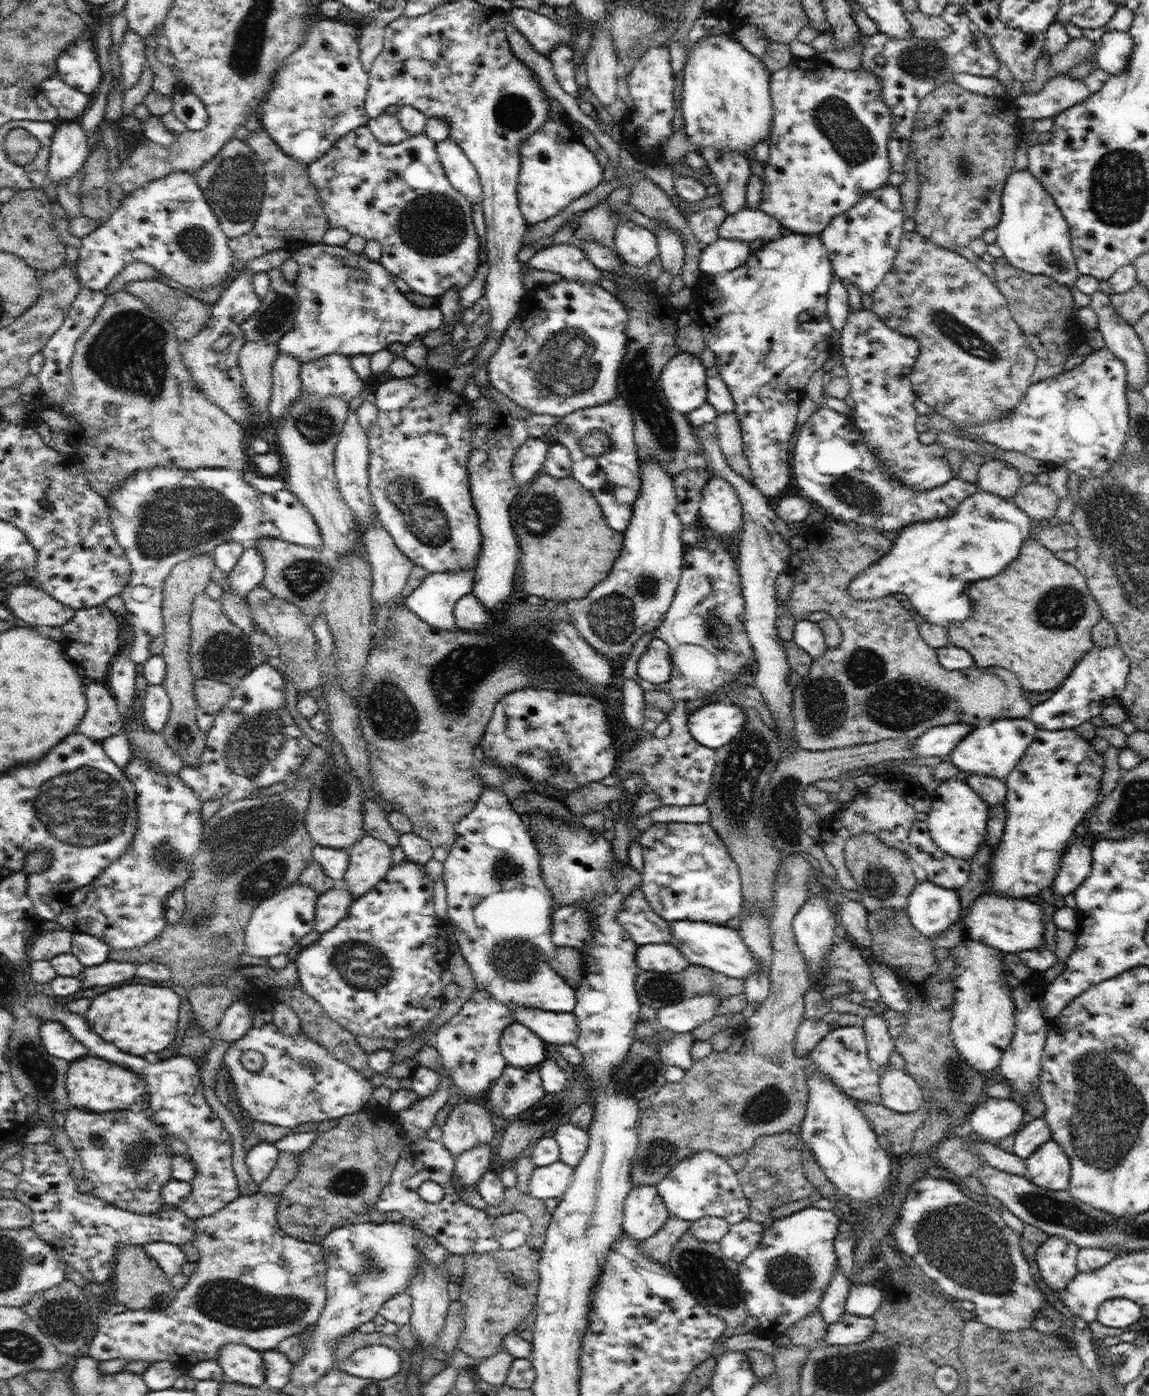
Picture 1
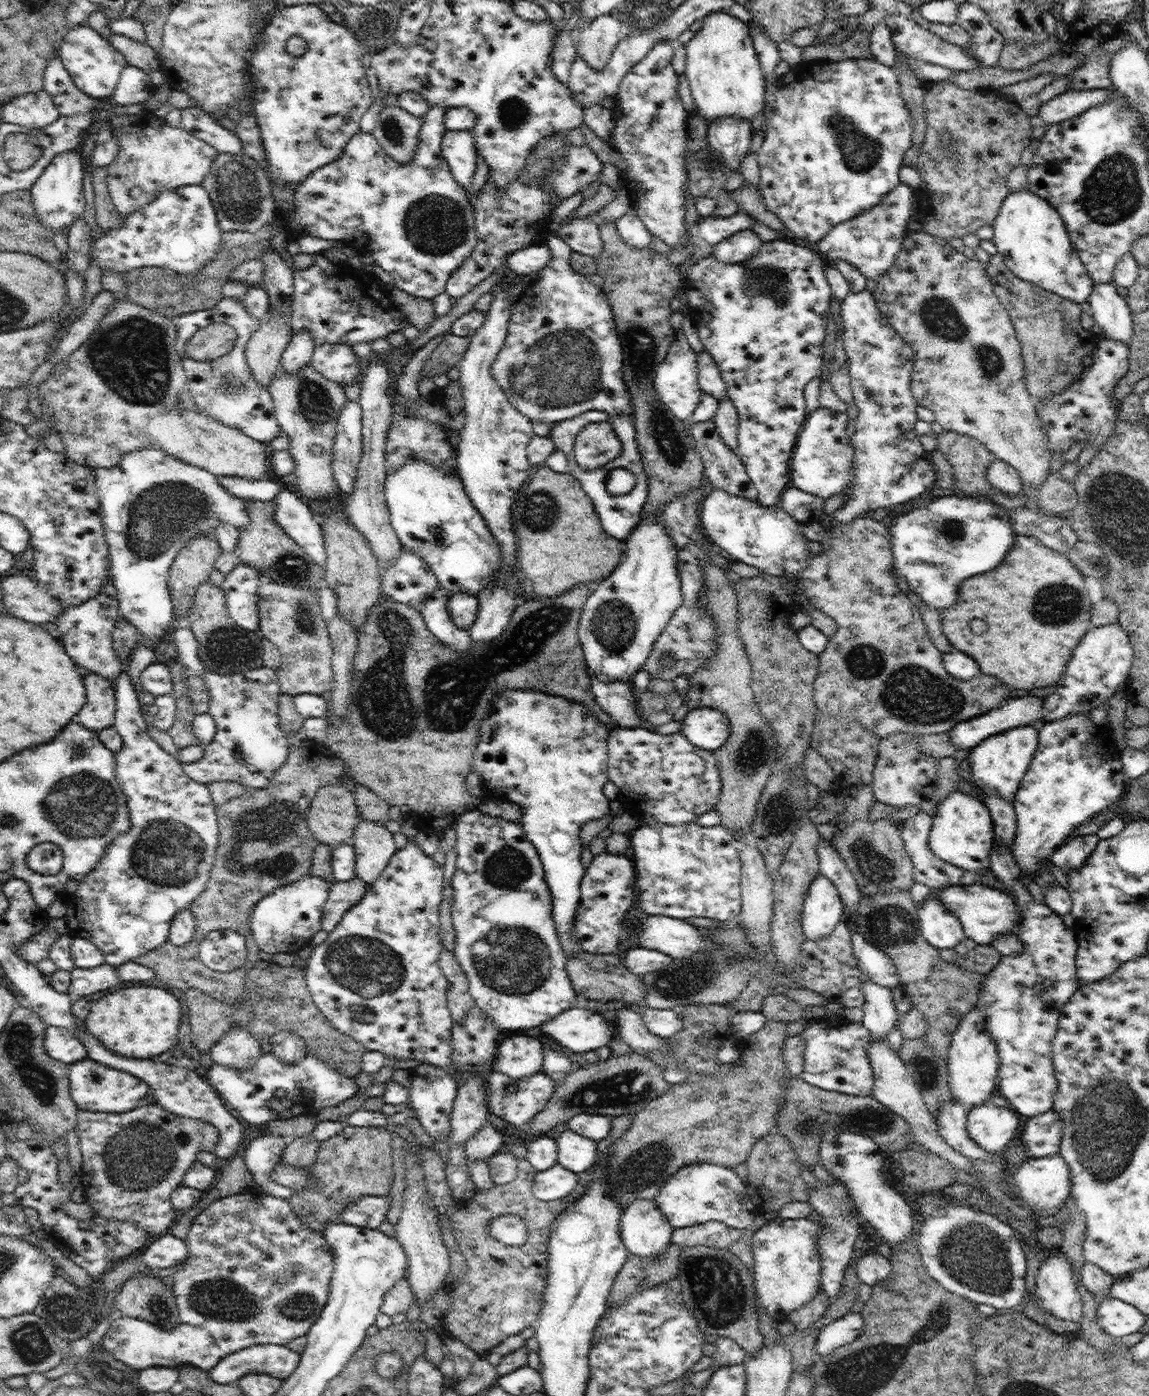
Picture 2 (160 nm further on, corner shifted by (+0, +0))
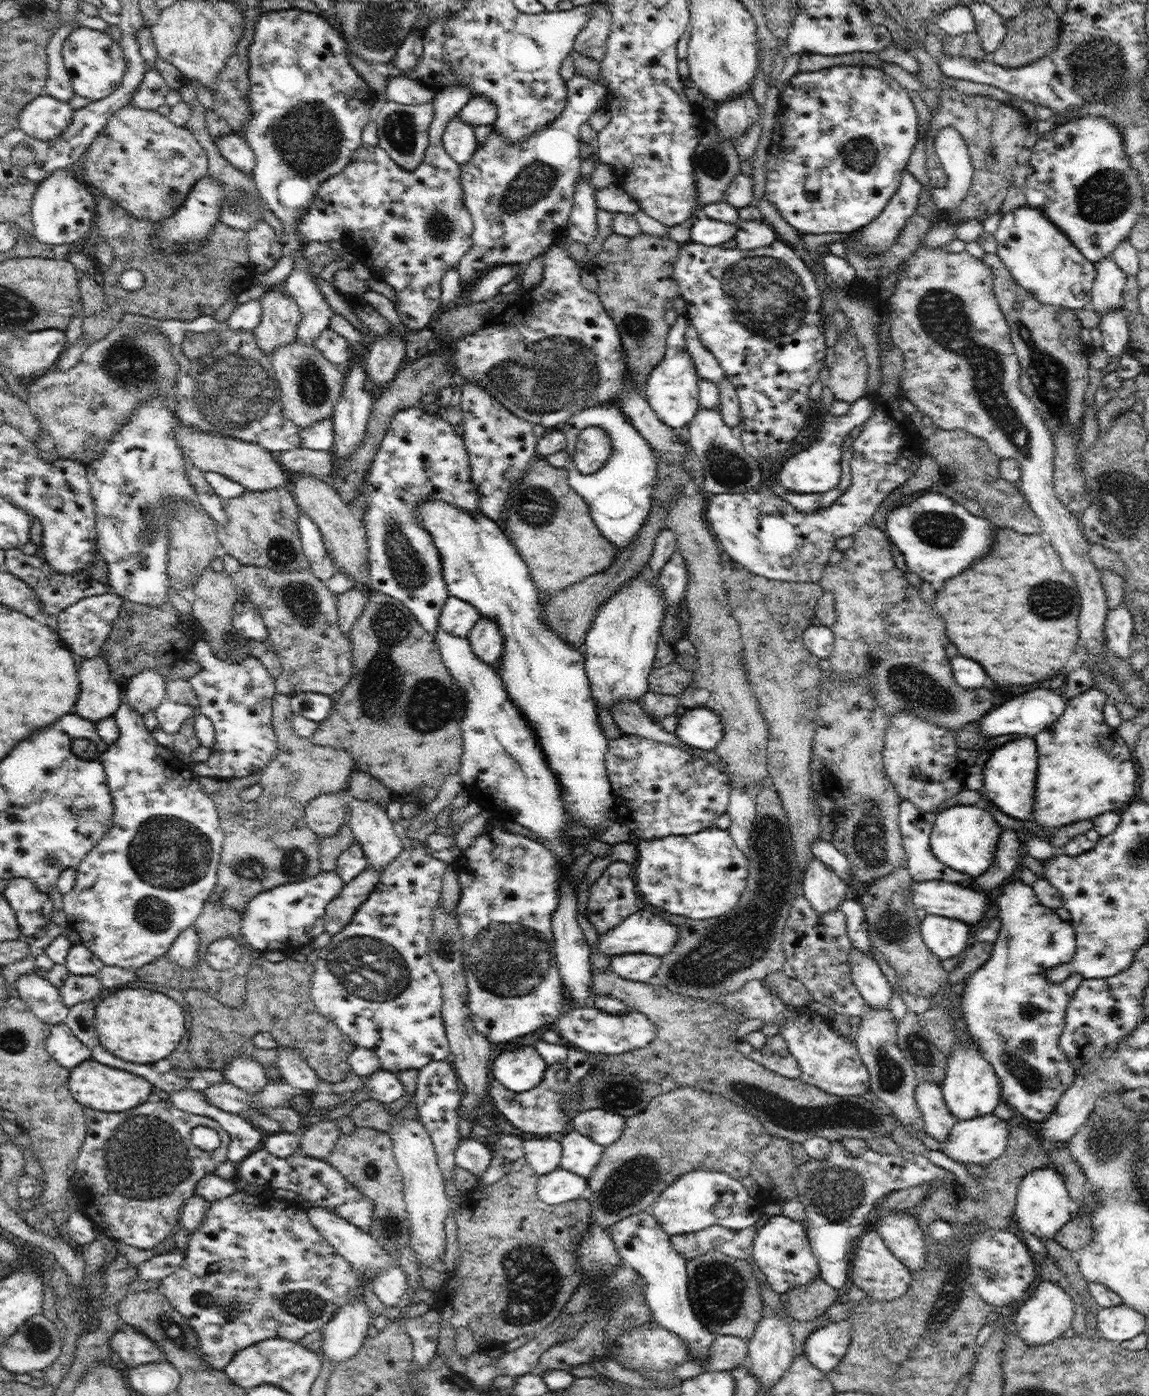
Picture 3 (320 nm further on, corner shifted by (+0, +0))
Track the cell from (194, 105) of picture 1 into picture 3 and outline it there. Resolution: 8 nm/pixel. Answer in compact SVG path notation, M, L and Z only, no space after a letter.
M232 132L229 135L212 136L221 155L244 174L253 174L255 154L242 136Z

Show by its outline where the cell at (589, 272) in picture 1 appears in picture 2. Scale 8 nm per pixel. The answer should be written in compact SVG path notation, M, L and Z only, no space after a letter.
M534 245L512 253L505 261L507 263L508 275L518 276L538 273L552 262L552 252L546 245Z

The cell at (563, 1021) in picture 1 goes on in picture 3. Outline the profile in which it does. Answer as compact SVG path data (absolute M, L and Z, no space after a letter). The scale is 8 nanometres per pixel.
M595 1005L592 1007L566 1008L555 1020L556 1032L562 1036L567 1046L581 1048L594 1055L617 1055L636 1048L644 1048L657 1035L657 1026L645 1015L638 1011L628 1011L623 1015L604 1012Z

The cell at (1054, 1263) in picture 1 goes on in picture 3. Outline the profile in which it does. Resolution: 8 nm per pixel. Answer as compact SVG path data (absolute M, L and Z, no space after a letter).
M1038 1280L1031 1291L1031 1295L1018 1309L1014 1322L1018 1335L1022 1340L1032 1346L1046 1344L1062 1337L1072 1326L1074 1316L1074 1302L1064 1289L1057 1286L1054 1281Z

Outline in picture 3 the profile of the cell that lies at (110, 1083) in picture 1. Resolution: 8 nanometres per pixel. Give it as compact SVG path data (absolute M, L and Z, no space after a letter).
M86 1060L86 1064L80 1064L74 1070L70 1069L68 1086L72 1096L83 1107L106 1110L106 1112L130 1110L130 1108L146 1102L150 1092L152 1092L152 1084L148 1080L144 1080L142 1076L104 1066L96 1060Z

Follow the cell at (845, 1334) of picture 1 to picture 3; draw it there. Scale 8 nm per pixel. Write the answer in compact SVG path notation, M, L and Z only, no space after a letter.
M848 1320L830 1323L818 1328L807 1337L802 1352L819 1371L828 1374L844 1358L852 1336L852 1324Z

